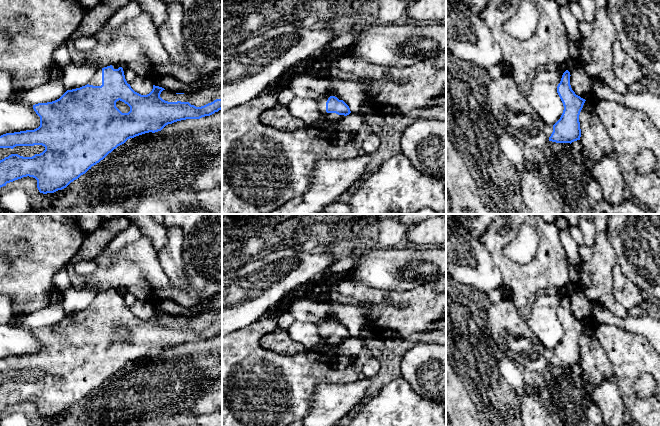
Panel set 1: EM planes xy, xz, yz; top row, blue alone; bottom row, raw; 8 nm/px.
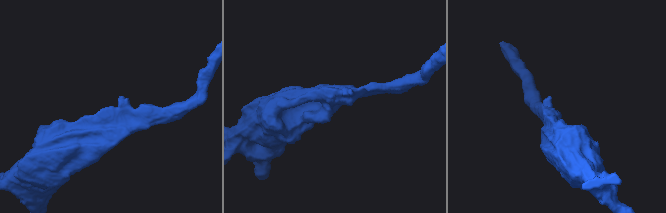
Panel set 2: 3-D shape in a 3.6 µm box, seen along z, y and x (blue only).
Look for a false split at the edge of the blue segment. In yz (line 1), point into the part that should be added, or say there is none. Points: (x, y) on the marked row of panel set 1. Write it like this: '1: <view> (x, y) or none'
1: none

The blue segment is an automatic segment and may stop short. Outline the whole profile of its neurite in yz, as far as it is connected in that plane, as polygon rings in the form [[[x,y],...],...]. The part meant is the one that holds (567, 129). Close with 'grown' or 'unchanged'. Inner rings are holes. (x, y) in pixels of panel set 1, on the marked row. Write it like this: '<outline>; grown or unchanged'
[[[566,70],[557,86],[564,110],[560,119],[553,125],[553,132],[549,137],[549,141],[556,143],[571,144],[581,137],[579,115],[586,100],[572,90],[570,76],[570,72]]]; unchanged

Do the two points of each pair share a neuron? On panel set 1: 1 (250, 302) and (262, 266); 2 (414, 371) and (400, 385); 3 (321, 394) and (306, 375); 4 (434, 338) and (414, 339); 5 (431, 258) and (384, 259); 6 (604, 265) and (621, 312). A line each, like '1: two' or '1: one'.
1: one
2: two
3: two
4: one
5: one
6: one

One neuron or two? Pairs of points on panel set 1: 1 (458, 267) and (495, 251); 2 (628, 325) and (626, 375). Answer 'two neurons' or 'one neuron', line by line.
1: two neurons
2: two neurons

